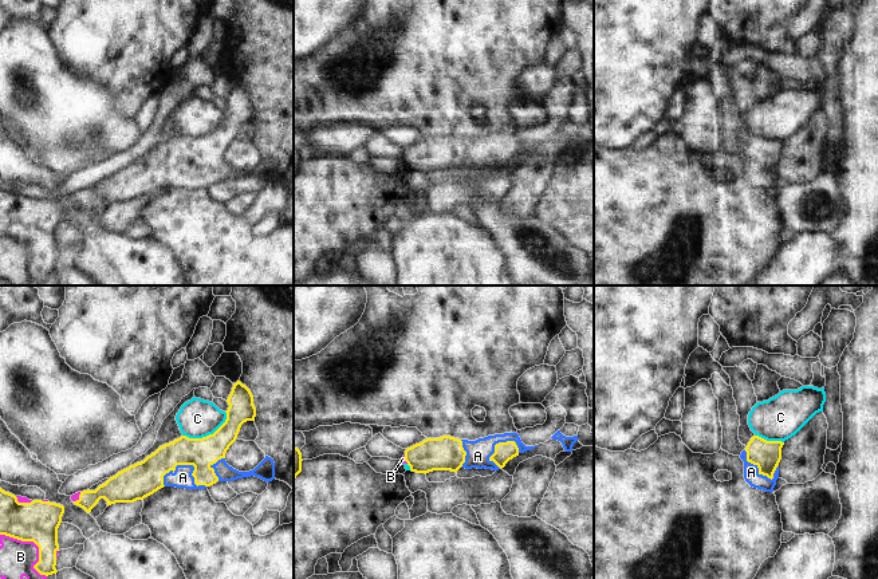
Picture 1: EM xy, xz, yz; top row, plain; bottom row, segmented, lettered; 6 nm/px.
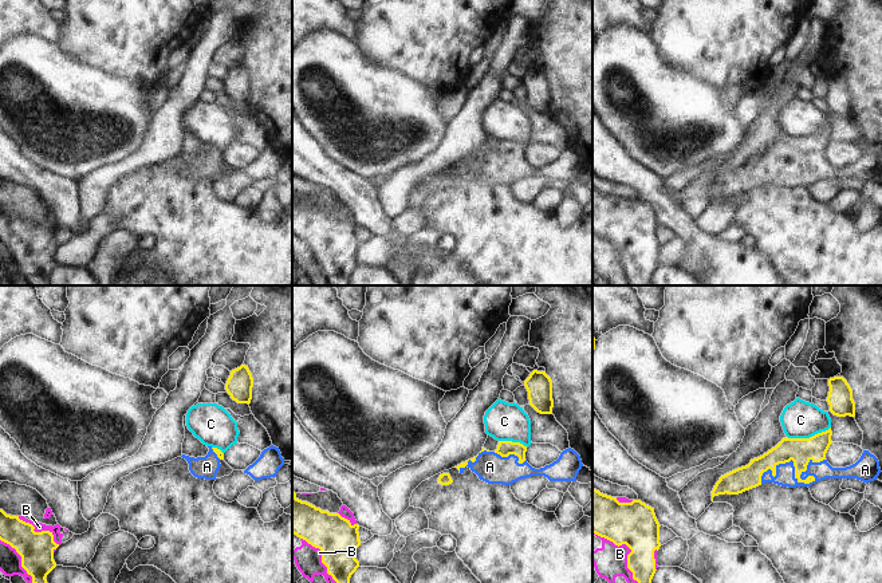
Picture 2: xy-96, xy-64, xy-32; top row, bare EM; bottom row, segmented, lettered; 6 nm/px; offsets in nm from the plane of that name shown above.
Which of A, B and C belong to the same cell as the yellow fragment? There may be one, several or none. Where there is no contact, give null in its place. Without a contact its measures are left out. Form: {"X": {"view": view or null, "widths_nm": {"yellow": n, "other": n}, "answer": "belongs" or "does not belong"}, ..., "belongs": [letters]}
{"A": {"view": "xy", "widths_nm": {"yellow": 180, "other": 120}, "answer": "belongs"}, "B": {"view": "xy", "widths_nm": {"yellow": 240, "other": 220}, "answer": "does not belong"}, "C": {"view": "xy", "widths_nm": {"yellow": 180, "other": 240}, "answer": "does not belong"}, "belongs": ["A"]}

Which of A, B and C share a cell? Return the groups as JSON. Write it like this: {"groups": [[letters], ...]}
{"groups": [["A"], ["B"], ["C"]]}

